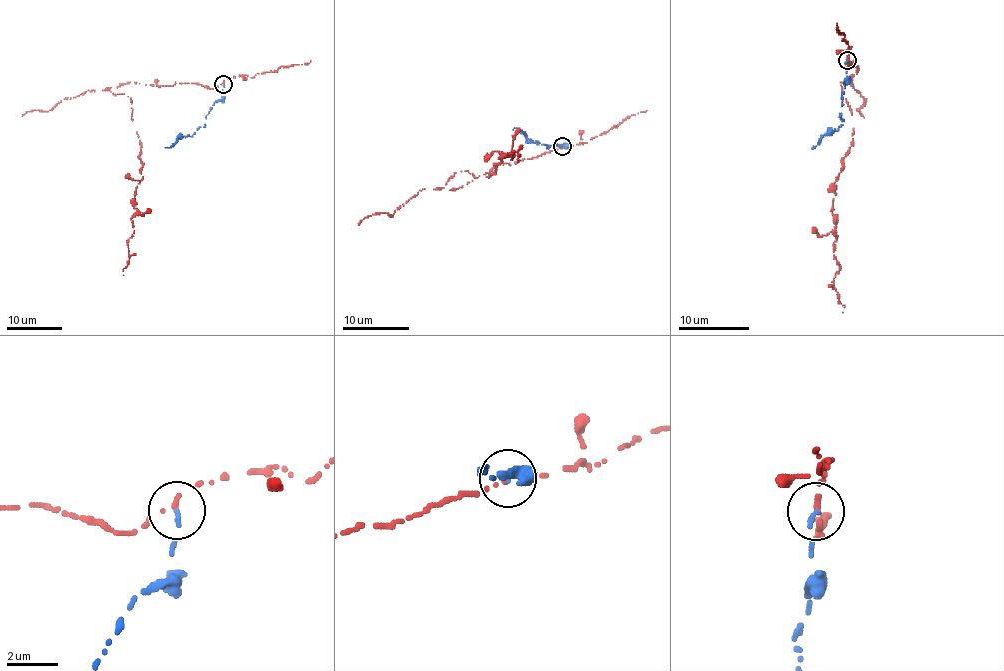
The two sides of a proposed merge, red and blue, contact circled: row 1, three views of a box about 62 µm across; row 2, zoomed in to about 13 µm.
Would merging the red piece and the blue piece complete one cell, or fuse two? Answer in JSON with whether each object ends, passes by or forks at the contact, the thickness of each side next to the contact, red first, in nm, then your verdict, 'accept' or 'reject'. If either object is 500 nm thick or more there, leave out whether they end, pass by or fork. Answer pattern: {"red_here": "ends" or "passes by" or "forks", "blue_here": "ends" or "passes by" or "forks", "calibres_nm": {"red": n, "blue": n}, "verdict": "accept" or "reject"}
{"red_here": "passes by", "blue_here": "ends", "calibres_nm": {"red": 140, "blue": 160}, "verdict": "reject"}

